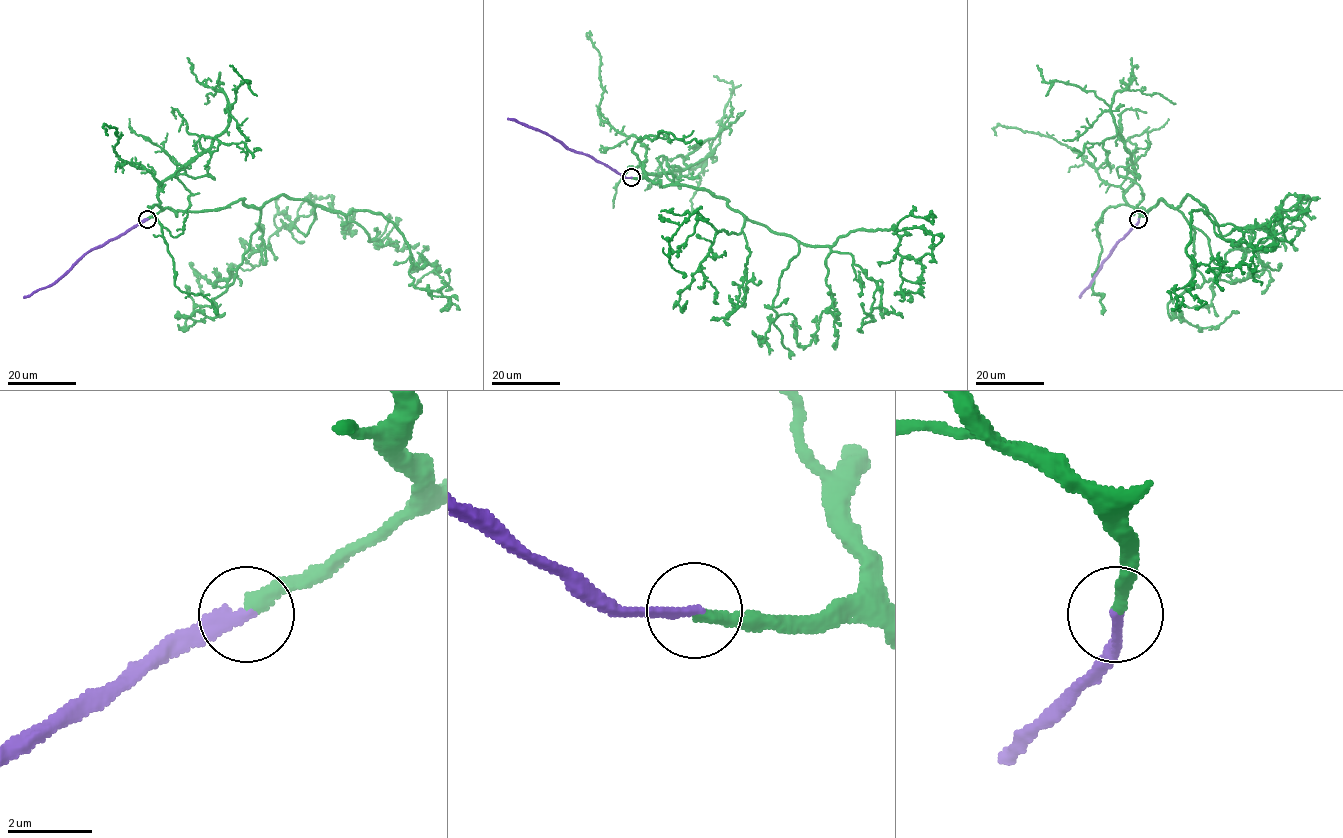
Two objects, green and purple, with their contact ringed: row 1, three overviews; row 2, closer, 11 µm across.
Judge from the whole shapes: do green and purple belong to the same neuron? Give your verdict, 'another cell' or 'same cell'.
same cell

